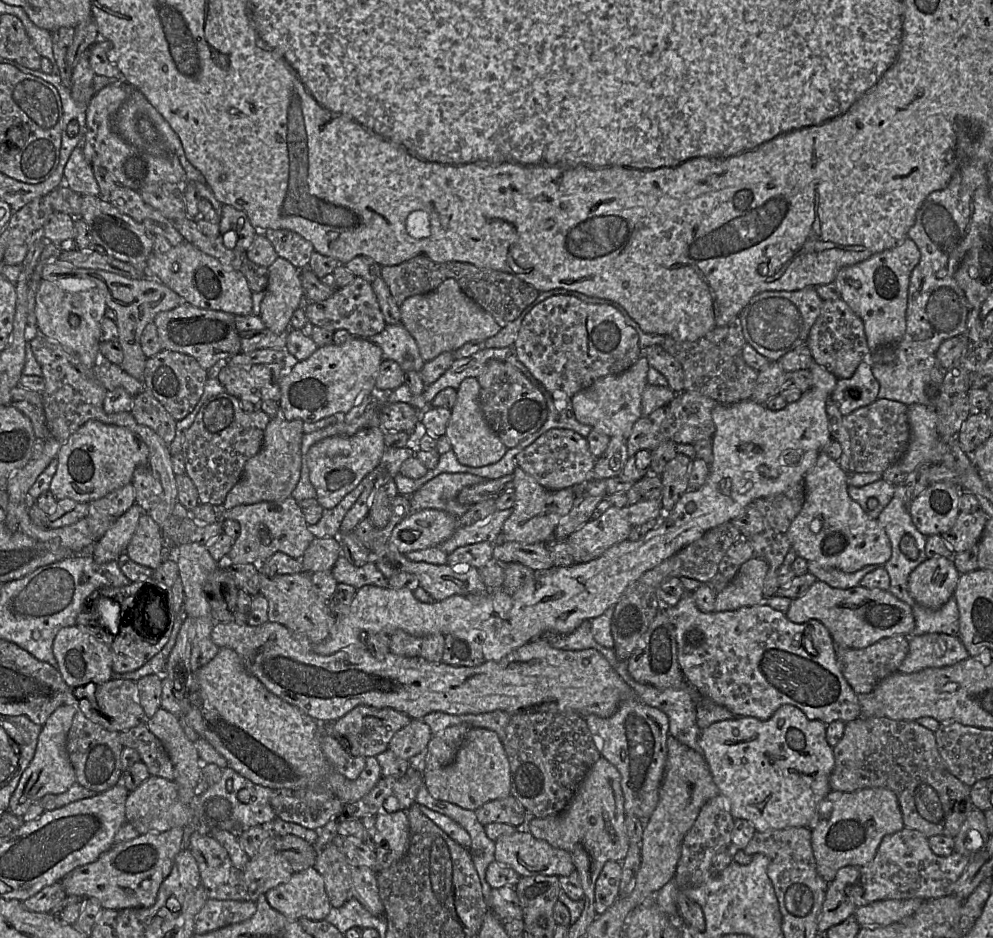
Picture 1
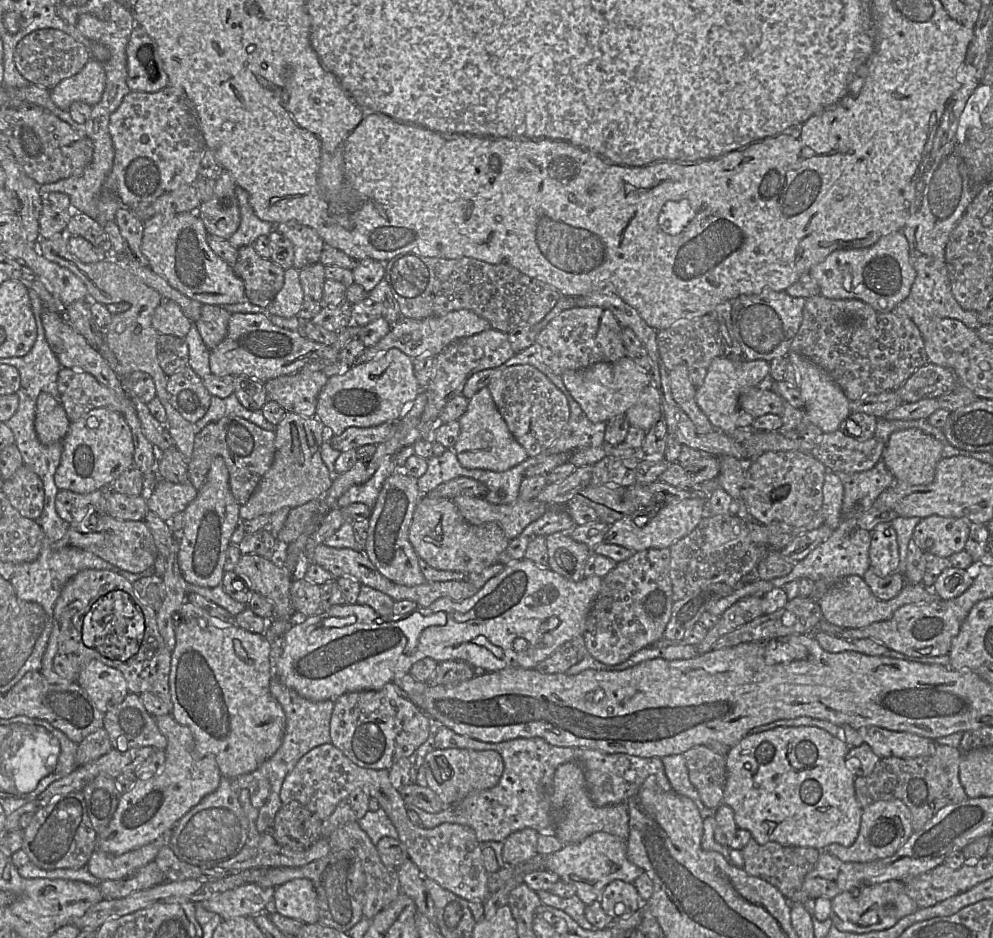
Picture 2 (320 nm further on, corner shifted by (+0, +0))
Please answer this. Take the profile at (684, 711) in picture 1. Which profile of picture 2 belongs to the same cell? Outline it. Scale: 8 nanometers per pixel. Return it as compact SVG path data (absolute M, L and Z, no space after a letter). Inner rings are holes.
M675 754L664 756L661 760L672 789L678 794L690 798L696 804L702 819L713 816L715 809L708 808L702 803L697 790L690 782L684 755Z

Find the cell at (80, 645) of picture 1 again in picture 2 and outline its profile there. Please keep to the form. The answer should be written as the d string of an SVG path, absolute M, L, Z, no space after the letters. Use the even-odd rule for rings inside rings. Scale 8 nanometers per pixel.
M91 660L82 669L76 683L86 691L103 713L122 702L129 693L122 672L99 660Z

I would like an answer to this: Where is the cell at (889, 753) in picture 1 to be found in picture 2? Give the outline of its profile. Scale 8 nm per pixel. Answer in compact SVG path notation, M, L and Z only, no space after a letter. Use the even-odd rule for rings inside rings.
M938 743L931 756L880 758L871 774L864 777L856 776L854 780L856 799L862 809L876 801L892 799L902 801L911 812L913 830L919 831L945 806L968 799L959 779L961 758L960 749Z

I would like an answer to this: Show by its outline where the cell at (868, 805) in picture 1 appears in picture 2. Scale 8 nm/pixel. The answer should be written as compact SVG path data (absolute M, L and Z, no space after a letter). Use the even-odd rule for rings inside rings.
M876 801L863 809L859 833L851 846L832 843L825 851L842 862L872 862L891 857L907 842L913 832L911 812L902 801Z

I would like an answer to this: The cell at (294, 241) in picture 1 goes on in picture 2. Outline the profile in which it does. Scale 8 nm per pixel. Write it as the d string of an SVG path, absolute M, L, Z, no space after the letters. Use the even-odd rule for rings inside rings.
M288 221L275 226L275 231L293 244L293 268L300 271L306 266L319 262L324 241L314 229L295 221Z

